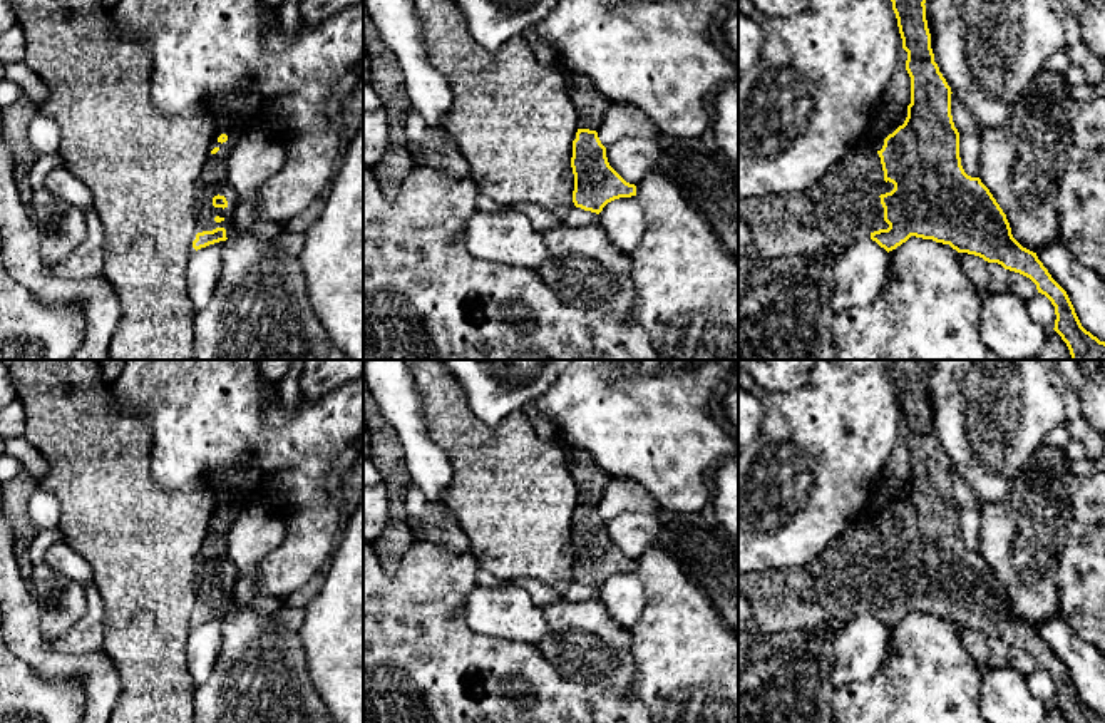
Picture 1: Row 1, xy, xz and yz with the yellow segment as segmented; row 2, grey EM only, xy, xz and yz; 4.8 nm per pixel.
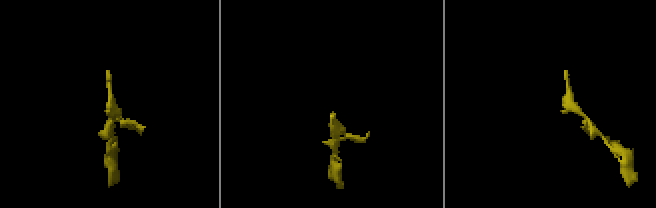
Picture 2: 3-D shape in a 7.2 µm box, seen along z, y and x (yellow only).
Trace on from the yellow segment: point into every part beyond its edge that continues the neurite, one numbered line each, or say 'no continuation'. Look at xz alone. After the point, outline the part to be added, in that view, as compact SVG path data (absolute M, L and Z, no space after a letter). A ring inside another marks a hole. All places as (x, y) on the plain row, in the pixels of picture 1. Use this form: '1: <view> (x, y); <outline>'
no continuation

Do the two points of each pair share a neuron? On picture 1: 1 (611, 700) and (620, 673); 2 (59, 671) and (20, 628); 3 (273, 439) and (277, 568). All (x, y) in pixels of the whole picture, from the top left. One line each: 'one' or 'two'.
1: two
2: one
3: one

